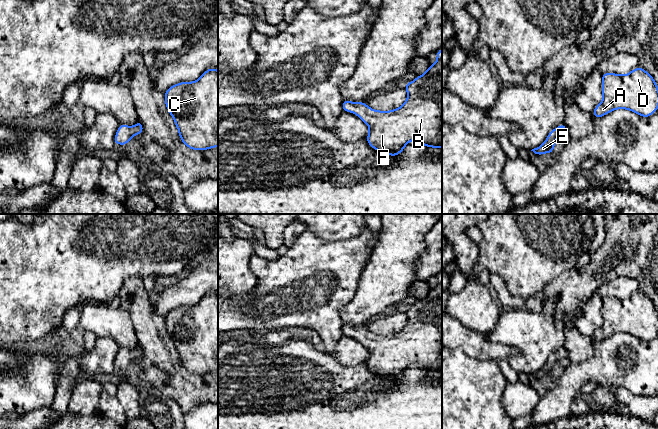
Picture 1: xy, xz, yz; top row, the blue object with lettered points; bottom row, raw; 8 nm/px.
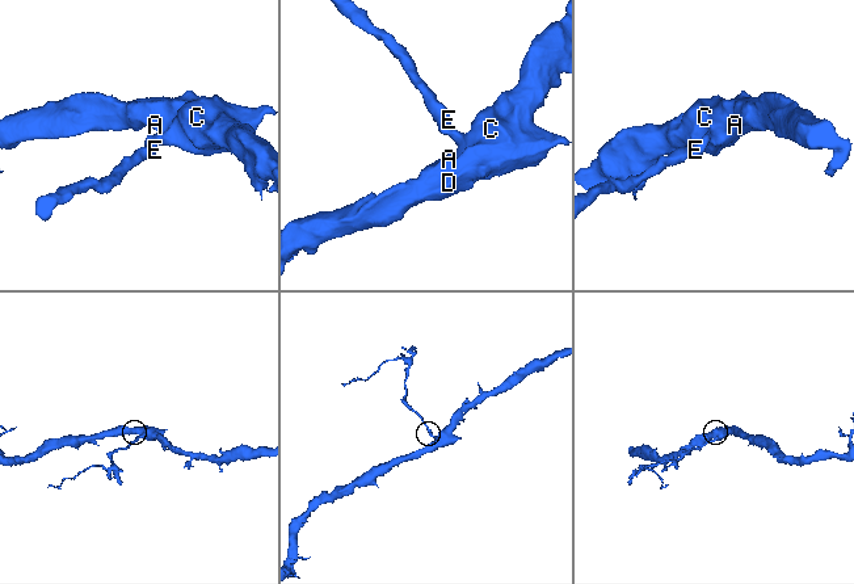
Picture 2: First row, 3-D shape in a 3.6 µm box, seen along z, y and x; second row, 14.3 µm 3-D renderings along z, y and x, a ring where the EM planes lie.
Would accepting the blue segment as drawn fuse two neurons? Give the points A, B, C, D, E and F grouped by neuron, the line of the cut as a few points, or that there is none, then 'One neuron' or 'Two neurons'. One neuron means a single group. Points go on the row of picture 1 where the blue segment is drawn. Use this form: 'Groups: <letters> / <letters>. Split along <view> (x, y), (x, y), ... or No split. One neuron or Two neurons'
Groups: A B C D E F. No split. One neuron

